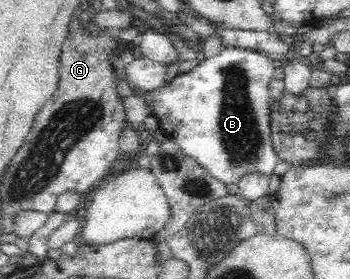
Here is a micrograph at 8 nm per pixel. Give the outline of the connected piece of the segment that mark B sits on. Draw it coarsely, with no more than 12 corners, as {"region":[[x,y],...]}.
{"region":[[225,48],[139,96],[169,139],[226,185],[274,174],[269,79]]}

